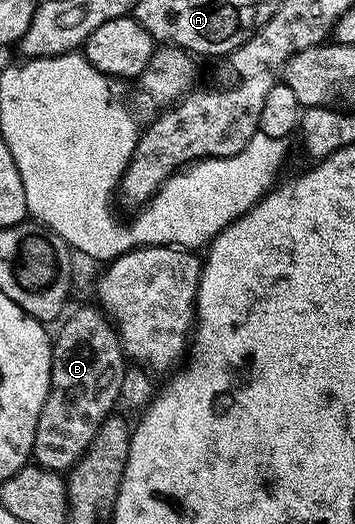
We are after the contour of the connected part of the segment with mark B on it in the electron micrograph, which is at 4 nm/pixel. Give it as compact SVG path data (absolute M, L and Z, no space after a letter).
M99 307L80 308L61 326L60 333L55 333L52 346L50 390L34 434L31 459L35 463L50 472L64 474L84 457L90 442L94 442L94 434L98 434L98 426L102 426L107 416L113 415L115 408L112 407L117 407L125 367L126 357L120 334Z

